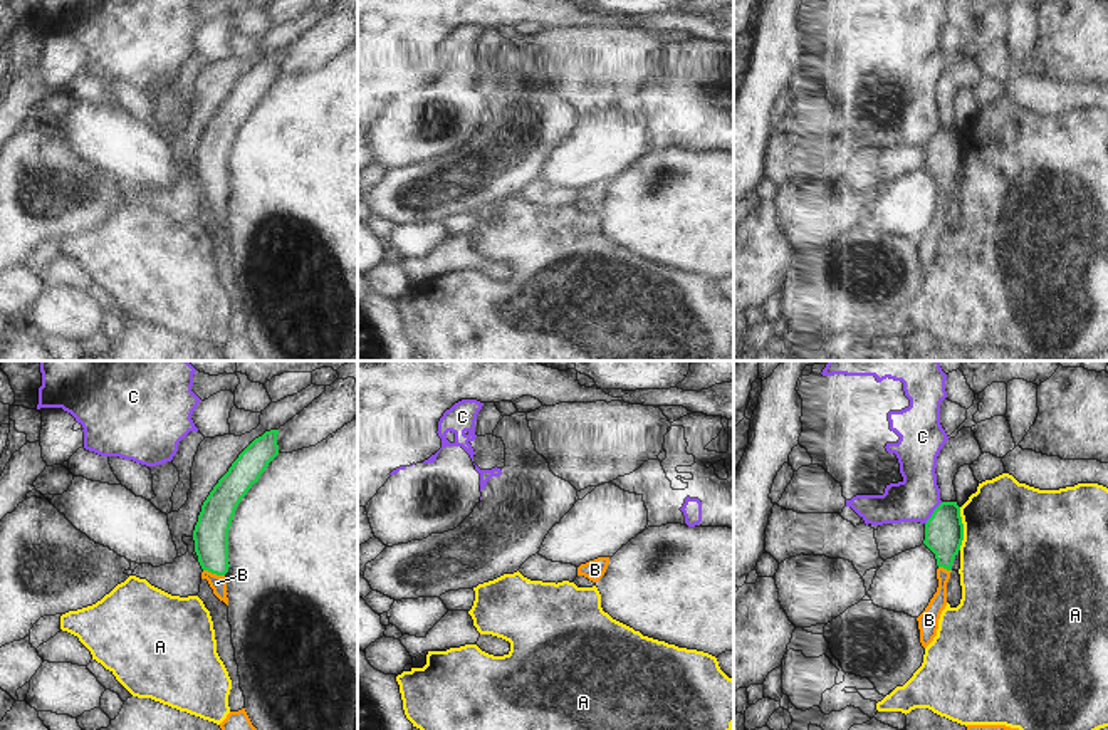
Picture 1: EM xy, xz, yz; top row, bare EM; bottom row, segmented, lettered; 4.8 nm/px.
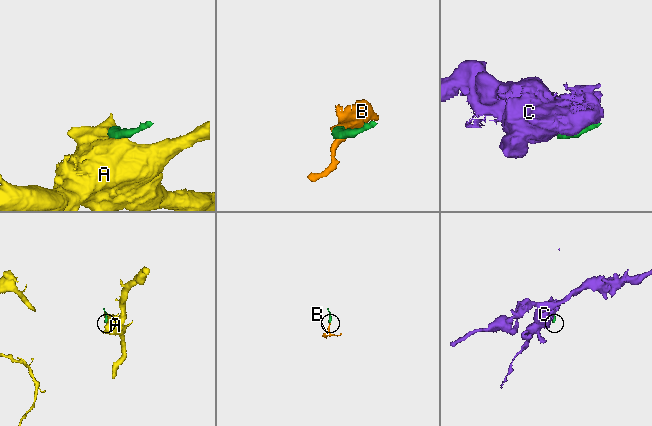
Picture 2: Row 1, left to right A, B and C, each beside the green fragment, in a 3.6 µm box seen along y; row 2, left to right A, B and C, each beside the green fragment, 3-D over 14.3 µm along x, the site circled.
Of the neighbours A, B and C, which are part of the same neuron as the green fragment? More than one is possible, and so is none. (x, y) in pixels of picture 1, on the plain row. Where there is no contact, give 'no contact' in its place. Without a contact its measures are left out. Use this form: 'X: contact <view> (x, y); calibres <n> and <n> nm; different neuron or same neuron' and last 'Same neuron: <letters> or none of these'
A: contact yz (962, 153); calibres 190 and 480 nm; different neuron
B: contact xy (214, 197); calibres 170 and 80 nm; same neuron
C: contact yz (932, 138); calibres 190 and 200 nm; different neuron
Same neuron: B

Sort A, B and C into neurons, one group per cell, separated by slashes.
A / B / C

